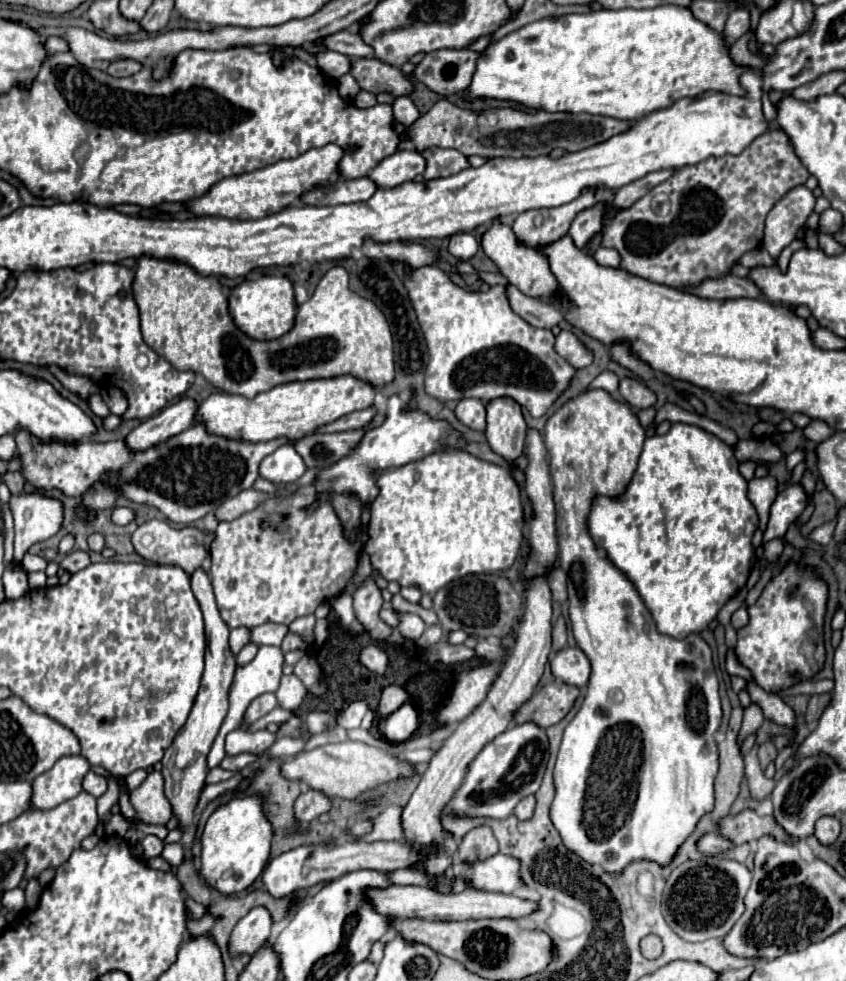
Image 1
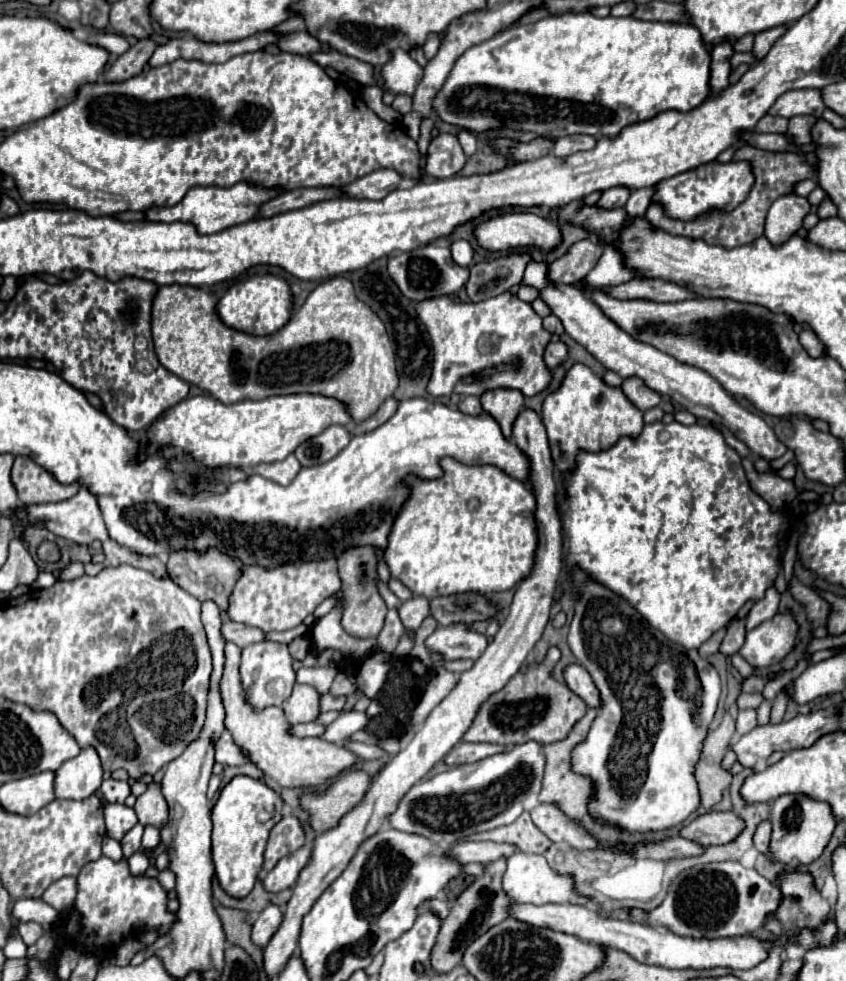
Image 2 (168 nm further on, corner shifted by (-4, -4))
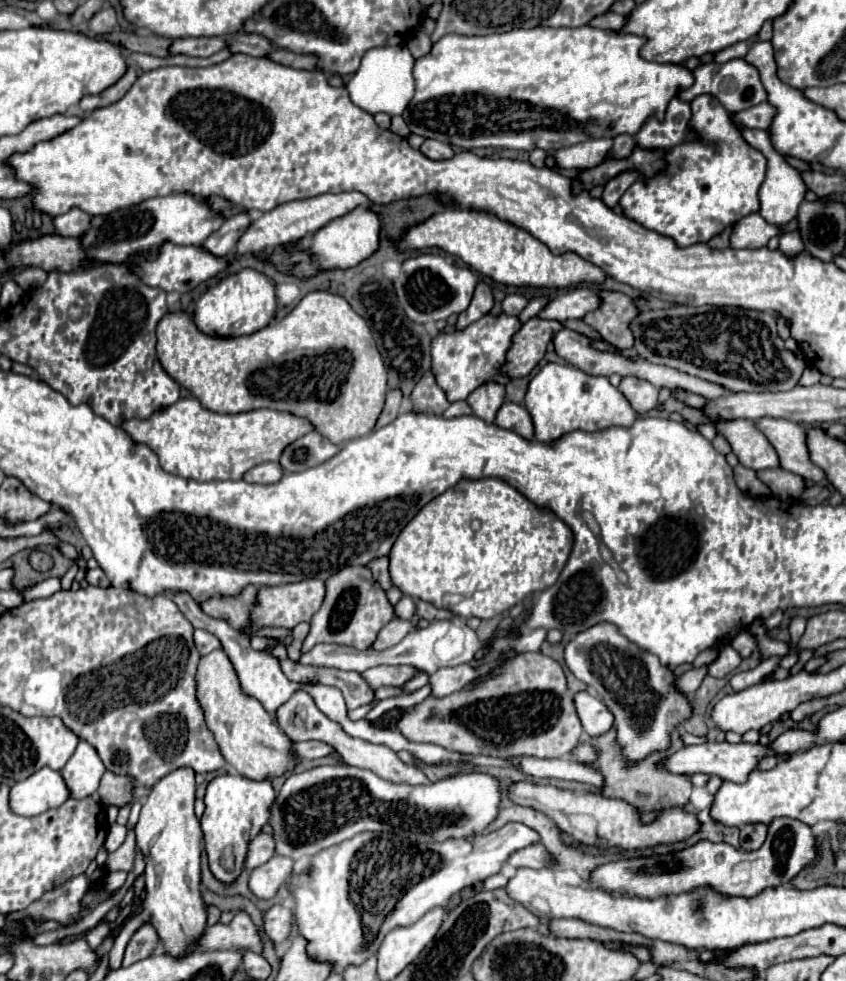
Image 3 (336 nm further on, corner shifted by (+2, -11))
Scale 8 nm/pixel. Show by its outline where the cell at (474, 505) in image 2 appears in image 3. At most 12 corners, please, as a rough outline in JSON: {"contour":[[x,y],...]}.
{"contour":[[494,477],[400,531],[390,579],[490,619],[556,583],[572,531]]}

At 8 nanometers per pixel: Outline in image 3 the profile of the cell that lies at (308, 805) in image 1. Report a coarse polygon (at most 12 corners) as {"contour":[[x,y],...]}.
{"contour":[[260,833],[248,847],[246,869],[274,857],[276,841]]}

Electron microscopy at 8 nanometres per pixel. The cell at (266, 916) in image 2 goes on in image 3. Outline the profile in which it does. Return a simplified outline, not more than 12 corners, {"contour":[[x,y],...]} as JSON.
{"contour":[[288,905],[264,913],[264,933],[276,947],[288,941],[294,913]]}

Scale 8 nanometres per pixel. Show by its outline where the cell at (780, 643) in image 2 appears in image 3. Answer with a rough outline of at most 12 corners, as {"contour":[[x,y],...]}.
{"contour":[[748,631],[736,635],[730,645],[742,659],[756,651],[756,639]]}

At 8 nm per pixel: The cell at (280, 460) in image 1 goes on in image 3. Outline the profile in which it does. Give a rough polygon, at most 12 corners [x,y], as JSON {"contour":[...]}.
{"contour":[[262,463],[244,475],[248,483],[276,483],[280,463]]}

